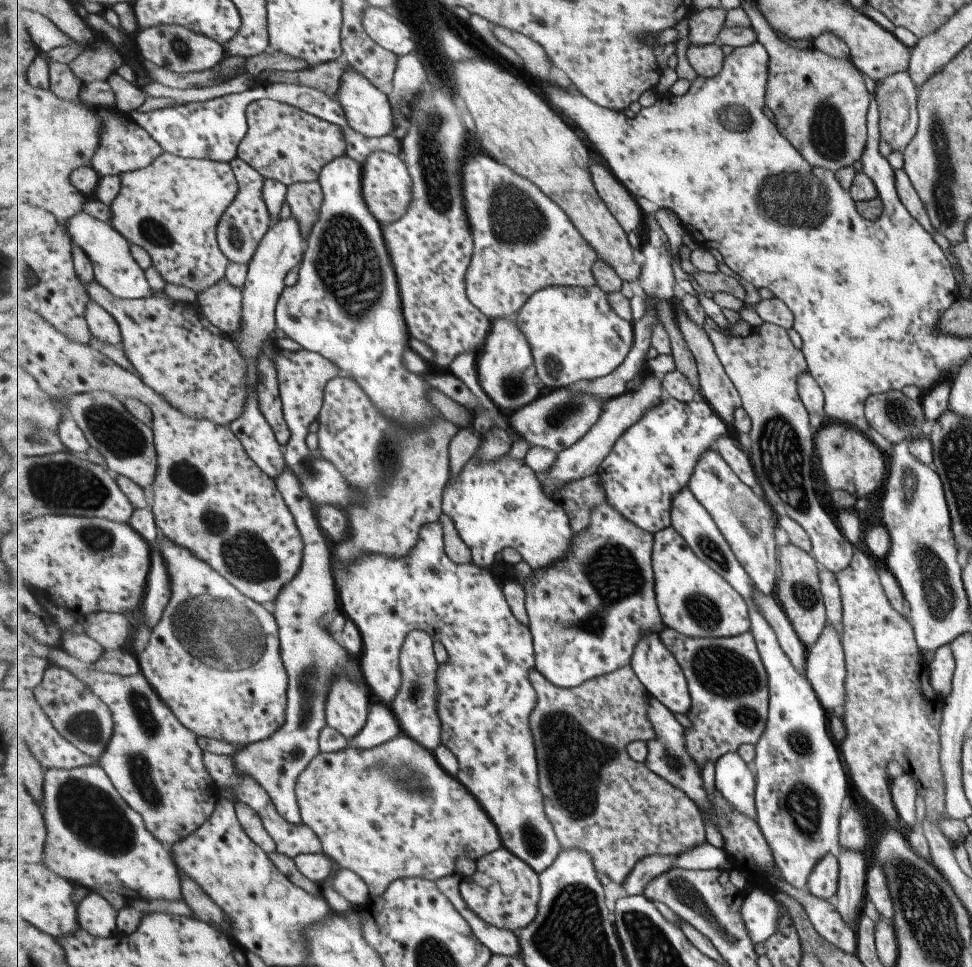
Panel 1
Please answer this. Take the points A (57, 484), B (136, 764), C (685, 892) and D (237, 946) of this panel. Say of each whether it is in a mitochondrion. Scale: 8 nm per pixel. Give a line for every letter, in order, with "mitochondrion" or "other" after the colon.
A: mitochondrion
B: mitochondrion
C: mitochondrion
D: other

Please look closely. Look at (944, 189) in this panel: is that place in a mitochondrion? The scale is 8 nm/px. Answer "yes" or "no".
yes

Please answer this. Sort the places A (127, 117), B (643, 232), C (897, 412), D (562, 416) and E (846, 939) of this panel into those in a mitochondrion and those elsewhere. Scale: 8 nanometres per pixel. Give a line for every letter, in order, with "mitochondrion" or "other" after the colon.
A: other
B: other
C: mitochondrion
D: mitochondrion
E: other

